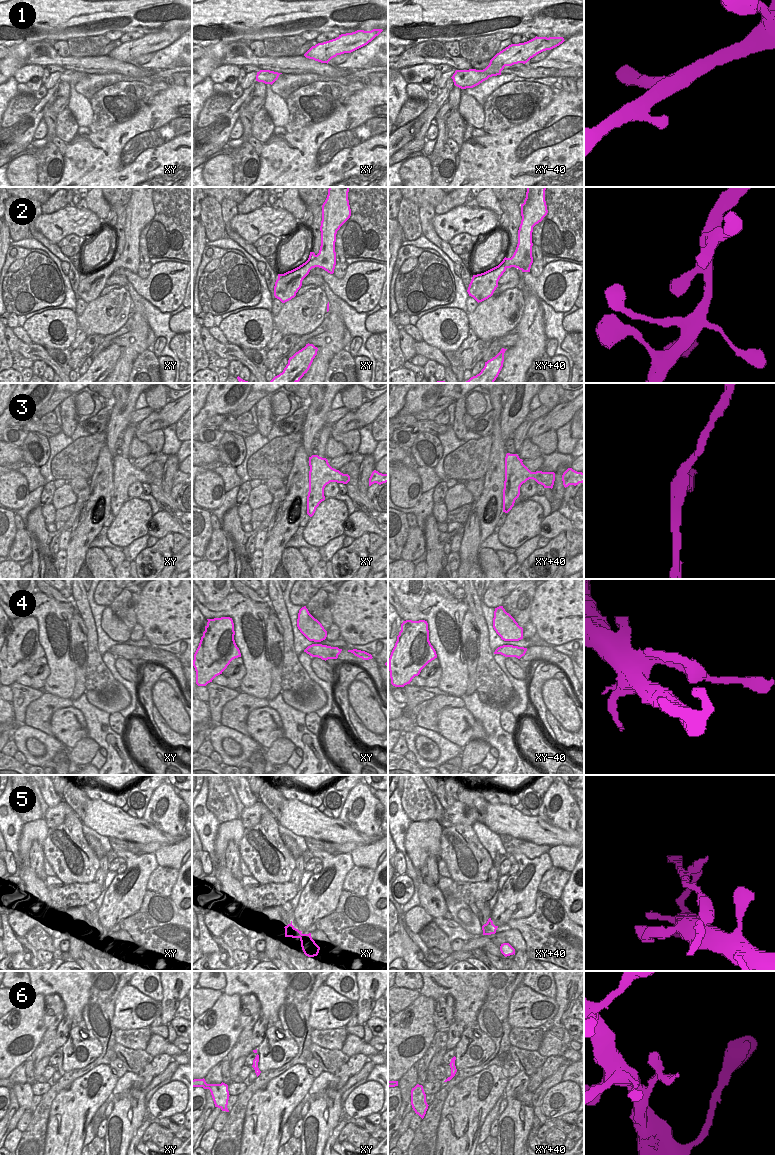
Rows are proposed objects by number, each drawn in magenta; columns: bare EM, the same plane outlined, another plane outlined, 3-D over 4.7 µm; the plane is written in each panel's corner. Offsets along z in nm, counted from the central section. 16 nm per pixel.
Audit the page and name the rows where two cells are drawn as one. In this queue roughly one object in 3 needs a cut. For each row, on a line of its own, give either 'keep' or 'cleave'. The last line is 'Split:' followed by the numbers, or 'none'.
1: keep
2: keep
3: keep
4: keep
5: cleave
6: keep
Split: 5

